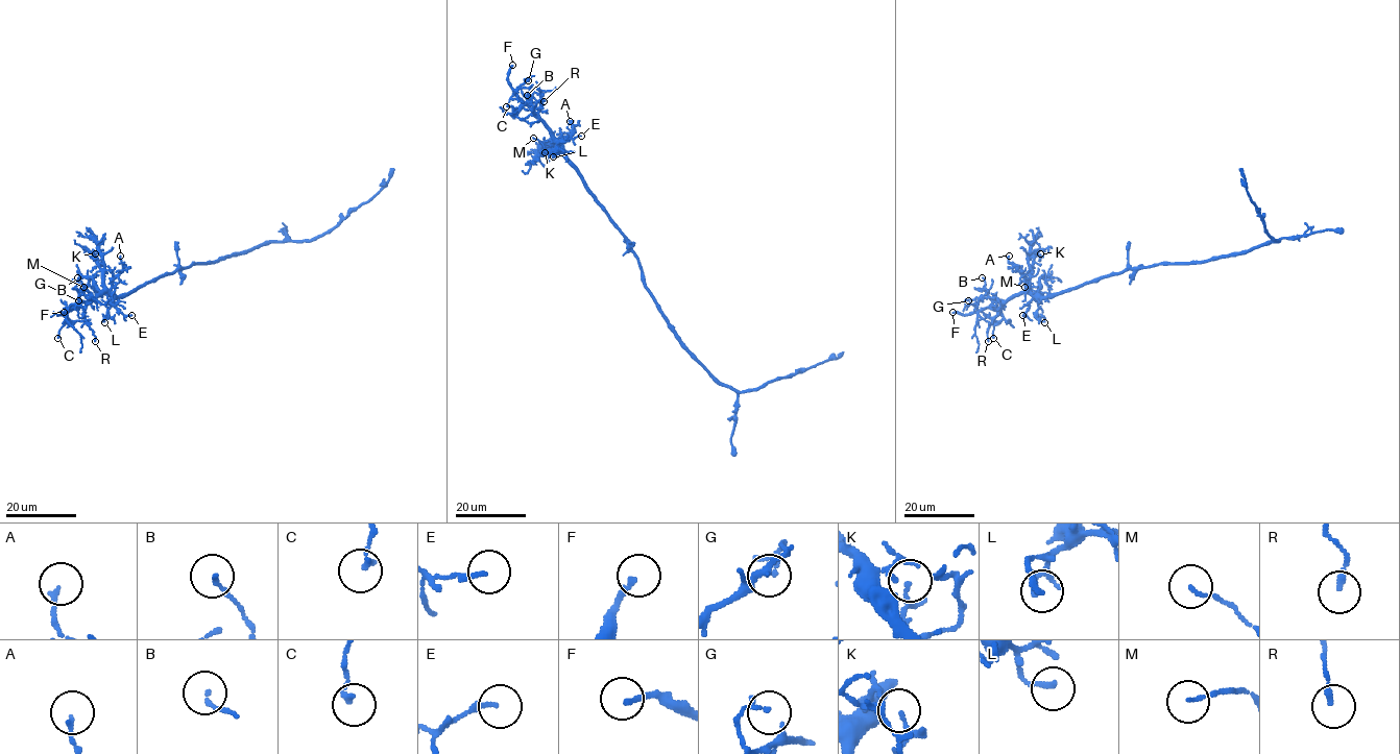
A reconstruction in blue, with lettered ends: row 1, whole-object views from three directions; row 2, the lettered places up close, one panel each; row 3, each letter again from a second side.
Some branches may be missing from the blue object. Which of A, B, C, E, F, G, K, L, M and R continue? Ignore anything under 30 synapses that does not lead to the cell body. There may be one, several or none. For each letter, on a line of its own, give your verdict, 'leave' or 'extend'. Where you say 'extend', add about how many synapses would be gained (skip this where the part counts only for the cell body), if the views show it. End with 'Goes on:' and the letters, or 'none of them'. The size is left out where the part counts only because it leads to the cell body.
A: leave
B: leave
C: leave
E: leave
F: extend
G: leave
K: leave
L: leave
M: leave
R: leave
Goes on: F

